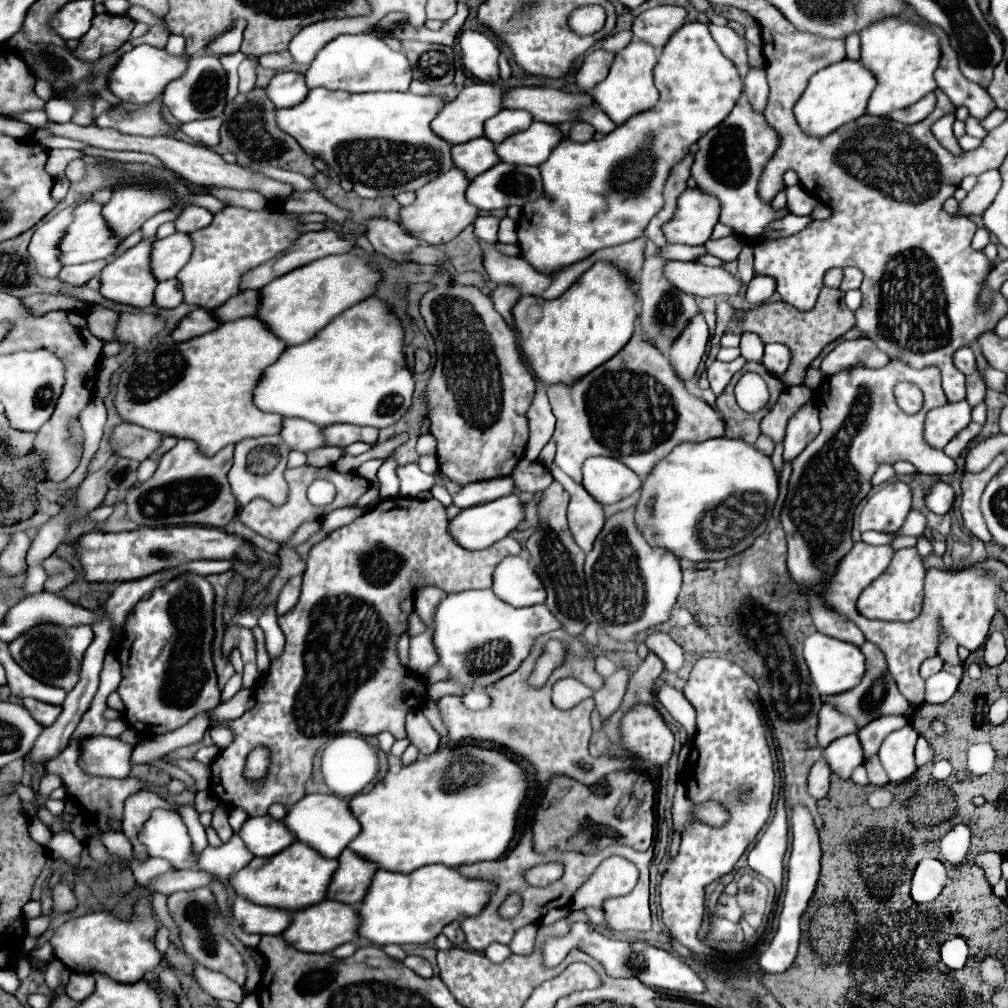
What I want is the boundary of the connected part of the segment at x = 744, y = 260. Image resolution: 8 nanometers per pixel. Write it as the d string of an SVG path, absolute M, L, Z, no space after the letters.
M749 244L743 246L739 254L739 276L741 276L741 282L745 284L753 278L753 248Z

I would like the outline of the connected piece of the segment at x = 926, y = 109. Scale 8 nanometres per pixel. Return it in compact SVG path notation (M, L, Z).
M931 92L925 98L921 98L919 102L915 102L913 106L895 110L893 114L889 114L889 118L903 122L903 124L917 124L919 120L925 120L925 116L929 116L929 112L933 112L933 108L935 108L935 94Z

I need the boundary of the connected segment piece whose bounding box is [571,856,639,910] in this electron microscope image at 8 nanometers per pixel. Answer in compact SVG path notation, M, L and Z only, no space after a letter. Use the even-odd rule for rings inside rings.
M611 856L603 860L593 872L593 876L577 890L571 908L585 910L585 908L601 908L605 898L625 896L635 888L637 882L637 868L629 860L621 856Z

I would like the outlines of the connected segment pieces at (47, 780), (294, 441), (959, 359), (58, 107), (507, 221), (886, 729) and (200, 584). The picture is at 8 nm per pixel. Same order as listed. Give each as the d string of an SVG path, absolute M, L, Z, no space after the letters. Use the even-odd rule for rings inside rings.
M45 774L39 784L38 793L41 796L49 796L51 792L62 786L61 779L55 774Z
M285 418L285 428L281 430L281 436L291 450L311 452L315 448L325 446L323 426L317 426L303 418ZM317 428L319 428L319 434L317 434Z
M959 348L955 354L953 354L953 364L957 370L961 370L965 376L969 376L975 368L977 368L977 362L975 362L975 356L971 352L971 348Z
M55 98L49 100L45 106L45 114L53 120L53 122L69 122L75 114L75 104L67 98Z
M505 216L499 224L499 242L503 244L517 244L517 222Z
M881 716L873 722L869 722L865 728L861 728L857 732L861 746L863 746L863 756L871 758L879 752L881 742L895 730L903 728L905 724L909 724L909 720L905 716Z
M183 572L183 574L179 574L177 578L169 580L165 586L155 588L155 590L151 592L151 596L149 596L147 600L141 600L141 602L135 606L133 614L127 618L127 622L125 622L125 626L123 626L123 634L125 634L125 642L129 644L129 648L127 648L127 650L129 650L129 656L117 656L117 660L121 662L121 676L123 676L117 692L121 694L121 698L123 698L123 702L125 702L125 718L127 718L127 722L129 722L131 726L135 726L137 722L147 724L147 726L159 726L159 734L161 734L161 732L177 730L177 728L185 726L191 718L195 718L199 712L205 712L205 710L211 710L211 708L219 706L219 702L221 702L221 690L219 690L219 686L217 686L217 674L215 674L213 662L211 662L213 598L215 598L215 592L213 592L213 588L211 588L211 584L207 582L205 576L195 574L195 572Z

